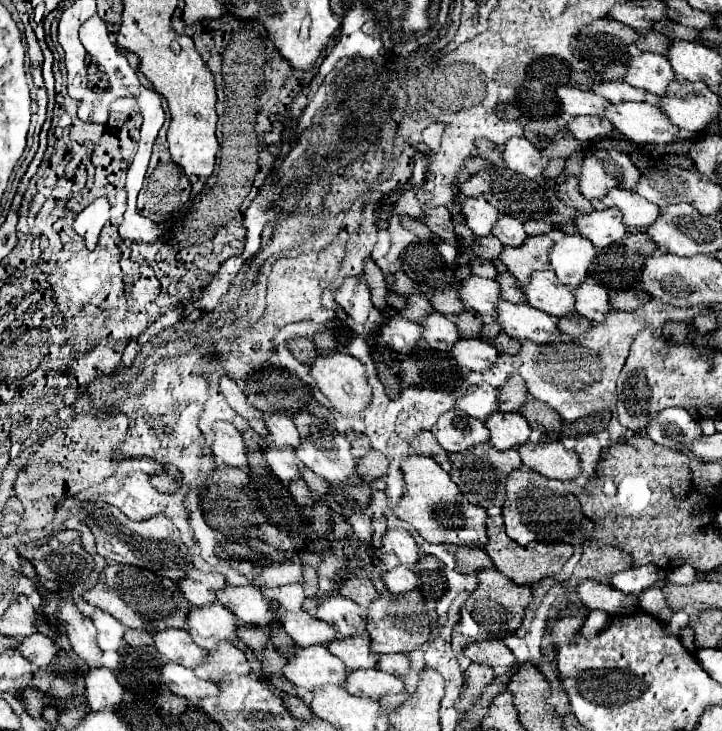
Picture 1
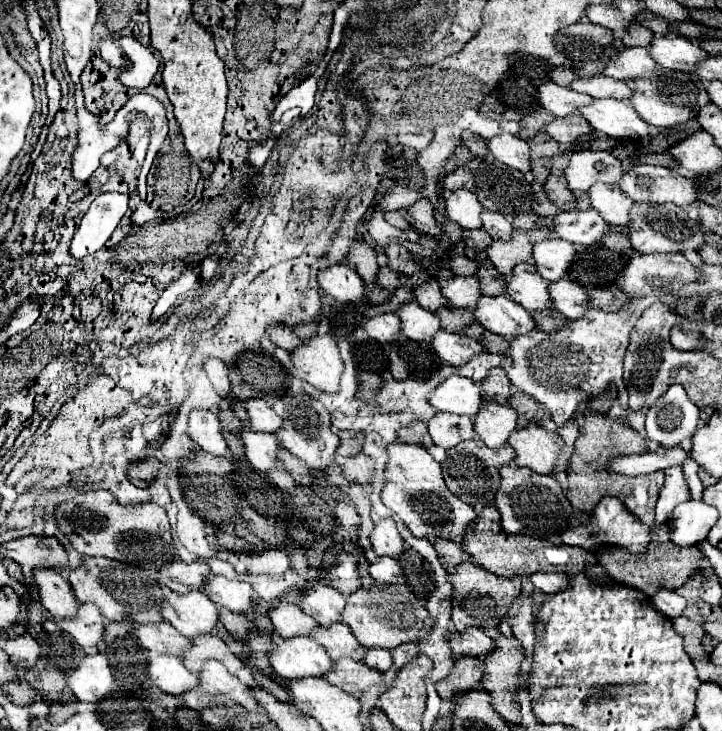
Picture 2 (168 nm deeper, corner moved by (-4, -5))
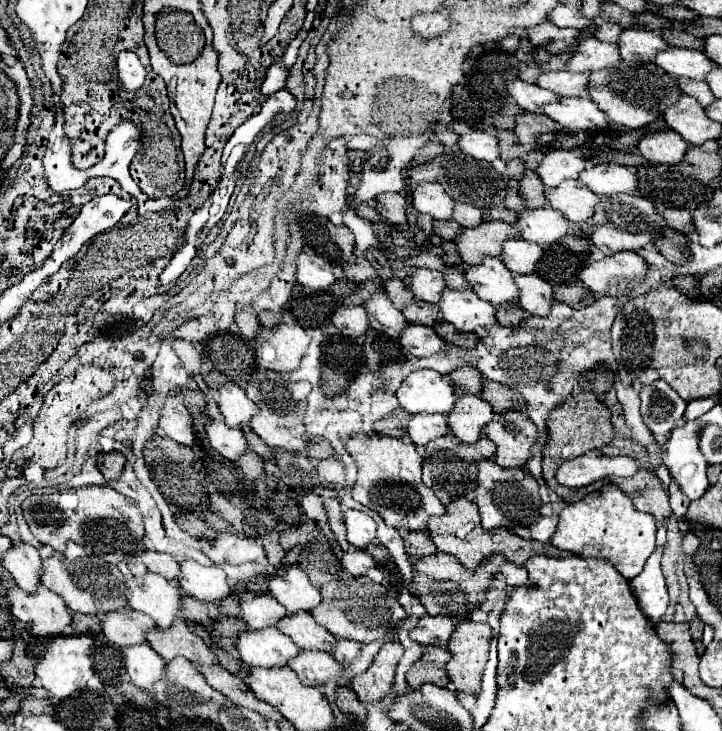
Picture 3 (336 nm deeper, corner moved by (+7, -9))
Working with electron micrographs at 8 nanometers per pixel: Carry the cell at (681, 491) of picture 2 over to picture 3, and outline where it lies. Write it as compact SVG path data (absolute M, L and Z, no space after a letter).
M609 483L585 495L581 503L569 503L561 515L557 531L549 541L557 549L567 549L583 559L595 557L611 561L625 579L633 579L643 571L647 557L655 549L655 517L651 513L637 511L632 500L621 491L619 485Z

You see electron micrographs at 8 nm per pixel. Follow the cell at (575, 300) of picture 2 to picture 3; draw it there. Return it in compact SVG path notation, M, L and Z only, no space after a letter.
M515 275L515 283L517 283L519 291L521 291L519 305L527 313L531 313L531 315L549 315L549 307L553 305L555 299L553 299L553 287L547 281L543 281L539 275Z

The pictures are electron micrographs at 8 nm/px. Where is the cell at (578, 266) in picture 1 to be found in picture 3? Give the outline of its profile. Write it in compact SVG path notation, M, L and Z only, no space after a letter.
M509 239L503 247L501 261L519 275L531 275L537 271L537 263L543 259L543 247L525 239Z

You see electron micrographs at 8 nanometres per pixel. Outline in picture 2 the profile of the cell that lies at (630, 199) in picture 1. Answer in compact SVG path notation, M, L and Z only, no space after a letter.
M596 183L588 189L590 207L600 213L600 217L610 225L626 225L628 223L628 211L634 201L630 201L620 187L616 185L604 185Z

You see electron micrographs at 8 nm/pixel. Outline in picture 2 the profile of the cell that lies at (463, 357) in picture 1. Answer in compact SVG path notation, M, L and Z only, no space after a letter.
M440 329L432 339L432 349L442 361L448 361L450 365L464 365L468 357L478 355L482 351L480 343L474 339L462 335L462 333L450 333Z

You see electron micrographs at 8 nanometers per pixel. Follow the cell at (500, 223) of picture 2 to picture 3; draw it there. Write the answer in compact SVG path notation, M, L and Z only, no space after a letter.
M457 203L455 211L453 211L453 219L461 225L461 227L477 227L483 223L483 213L473 207L473 205L465 205L465 203Z

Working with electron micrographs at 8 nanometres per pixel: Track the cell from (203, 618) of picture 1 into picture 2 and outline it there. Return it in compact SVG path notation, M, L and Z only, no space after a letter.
M166 589L162 599L162 617L170 621L184 637L194 639L198 633L216 631L218 605L212 603L202 591L180 595Z

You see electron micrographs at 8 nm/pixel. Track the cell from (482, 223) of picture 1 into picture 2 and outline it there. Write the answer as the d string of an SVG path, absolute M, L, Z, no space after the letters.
M456 189L456 191L442 191L442 199L446 203L444 213L448 219L456 221L462 229L480 229L480 213L482 207L476 199L476 195L472 195L466 189Z

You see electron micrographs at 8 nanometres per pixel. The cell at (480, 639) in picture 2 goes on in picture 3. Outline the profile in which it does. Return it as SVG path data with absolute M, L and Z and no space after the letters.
M427 615L411 631L411 639L421 643L423 647L429 647L429 645L447 647L453 631L455 631L455 625L449 617L443 617L443 615L431 617L431 615Z

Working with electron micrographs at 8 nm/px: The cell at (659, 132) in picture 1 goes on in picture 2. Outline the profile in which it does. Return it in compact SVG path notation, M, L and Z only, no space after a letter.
M594 99L578 111L594 131L616 139L644 139L650 137L650 125L644 123L628 101Z

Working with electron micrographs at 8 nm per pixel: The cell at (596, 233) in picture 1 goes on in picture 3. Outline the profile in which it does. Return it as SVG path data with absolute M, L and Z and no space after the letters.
M541 207L533 211L525 209L519 213L517 227L523 239L539 245L557 243L569 233L569 221L559 211L553 211L553 207Z

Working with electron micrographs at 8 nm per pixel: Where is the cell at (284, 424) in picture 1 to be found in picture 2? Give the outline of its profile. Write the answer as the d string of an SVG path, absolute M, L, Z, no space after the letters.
M248 399L244 401L244 407L248 411L248 429L264 431L264 433L274 433L280 429L282 419L266 405L266 401Z

